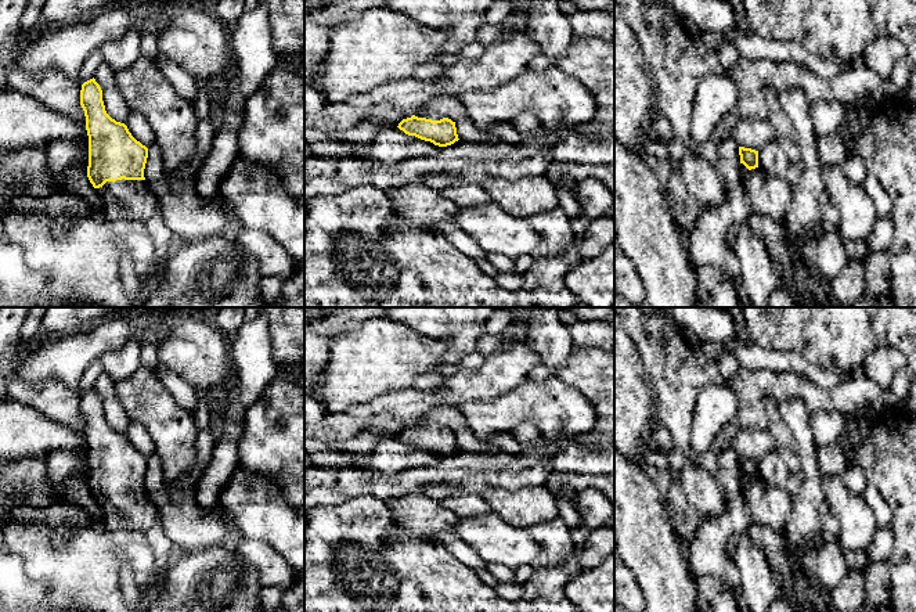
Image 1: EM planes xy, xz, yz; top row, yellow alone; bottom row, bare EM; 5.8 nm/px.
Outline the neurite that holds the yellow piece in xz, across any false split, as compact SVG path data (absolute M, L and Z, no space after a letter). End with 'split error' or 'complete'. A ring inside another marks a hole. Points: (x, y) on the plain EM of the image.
M418 422L403 429L397 438L408 446L415 446L439 457L447 457L459 450L455 432L436 422Z | split error

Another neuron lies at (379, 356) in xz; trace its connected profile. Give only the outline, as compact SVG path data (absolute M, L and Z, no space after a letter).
M389 318L367 320L329 342L329 359L322 370L315 396L328 413L342 413L393 390L412 388L416 377L429 372L451 354L450 339L430 339Z

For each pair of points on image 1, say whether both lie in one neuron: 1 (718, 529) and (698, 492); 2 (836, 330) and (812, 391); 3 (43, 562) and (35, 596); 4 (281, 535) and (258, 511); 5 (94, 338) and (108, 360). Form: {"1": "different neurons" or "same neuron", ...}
{"1": "different neurons", "2": "different neurons", "3": "different neurons", "4": "same neuron", "5": "different neurons"}

